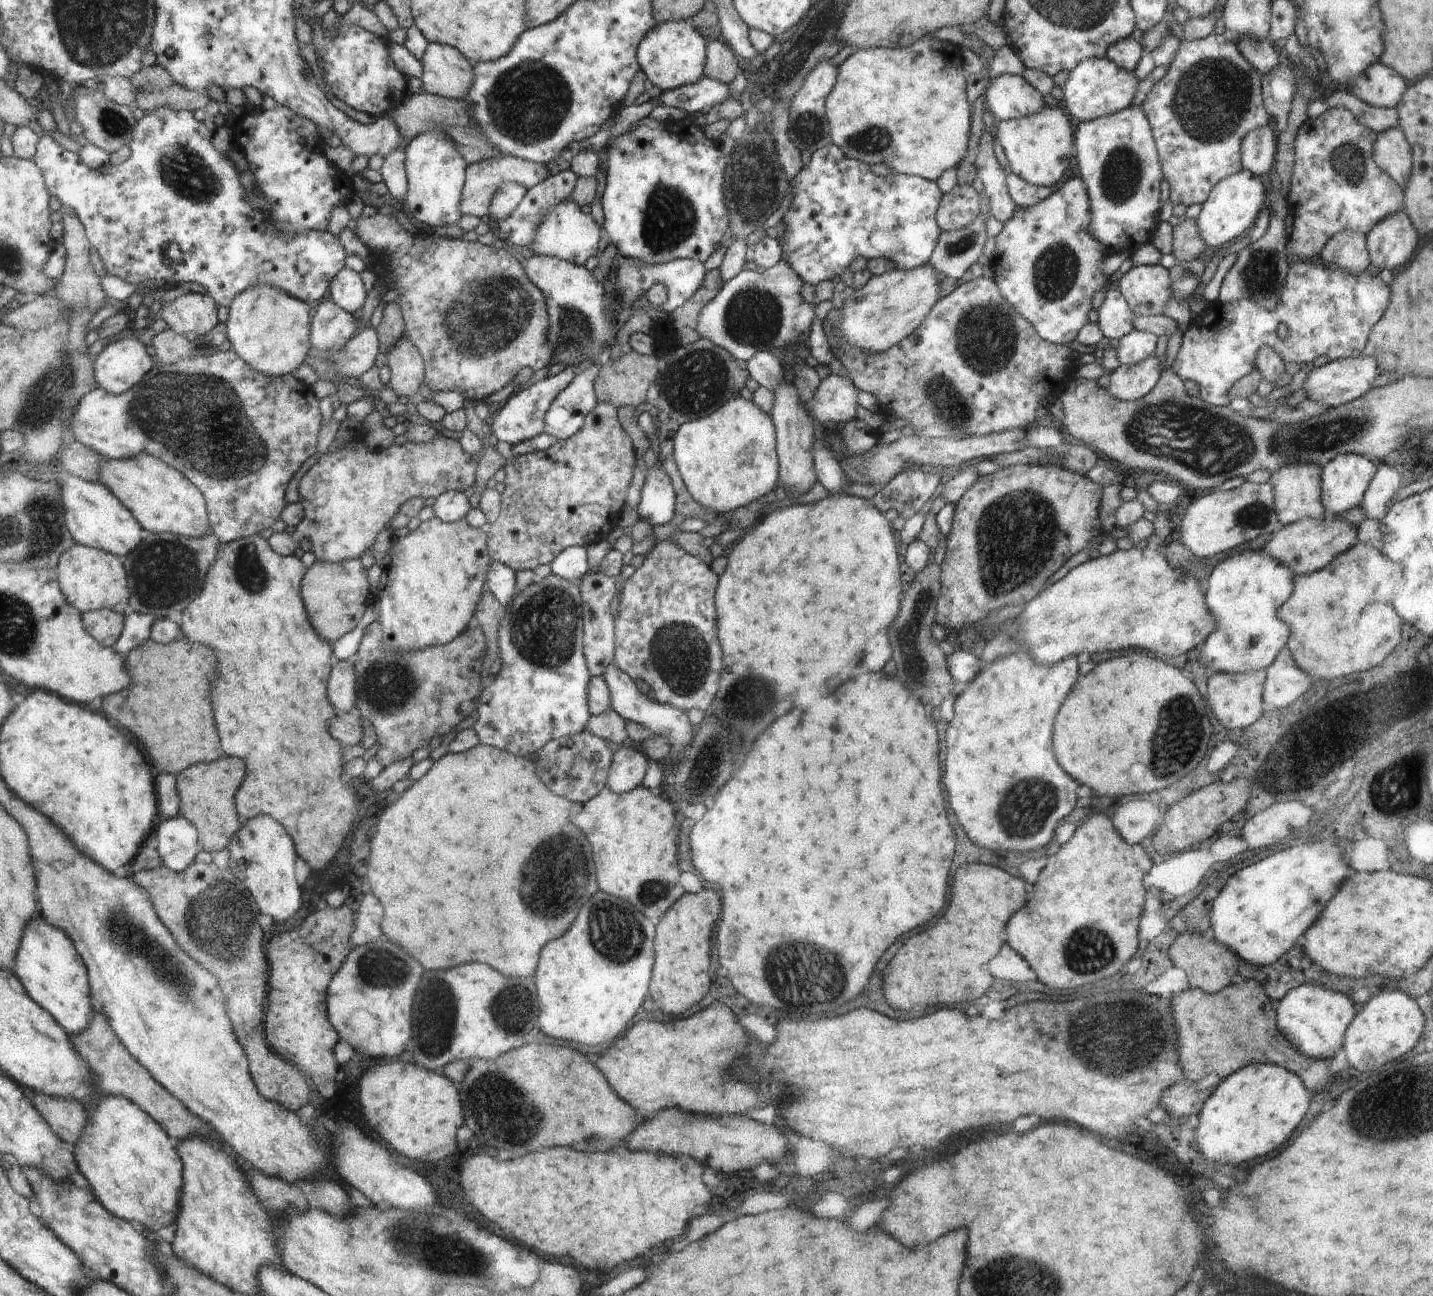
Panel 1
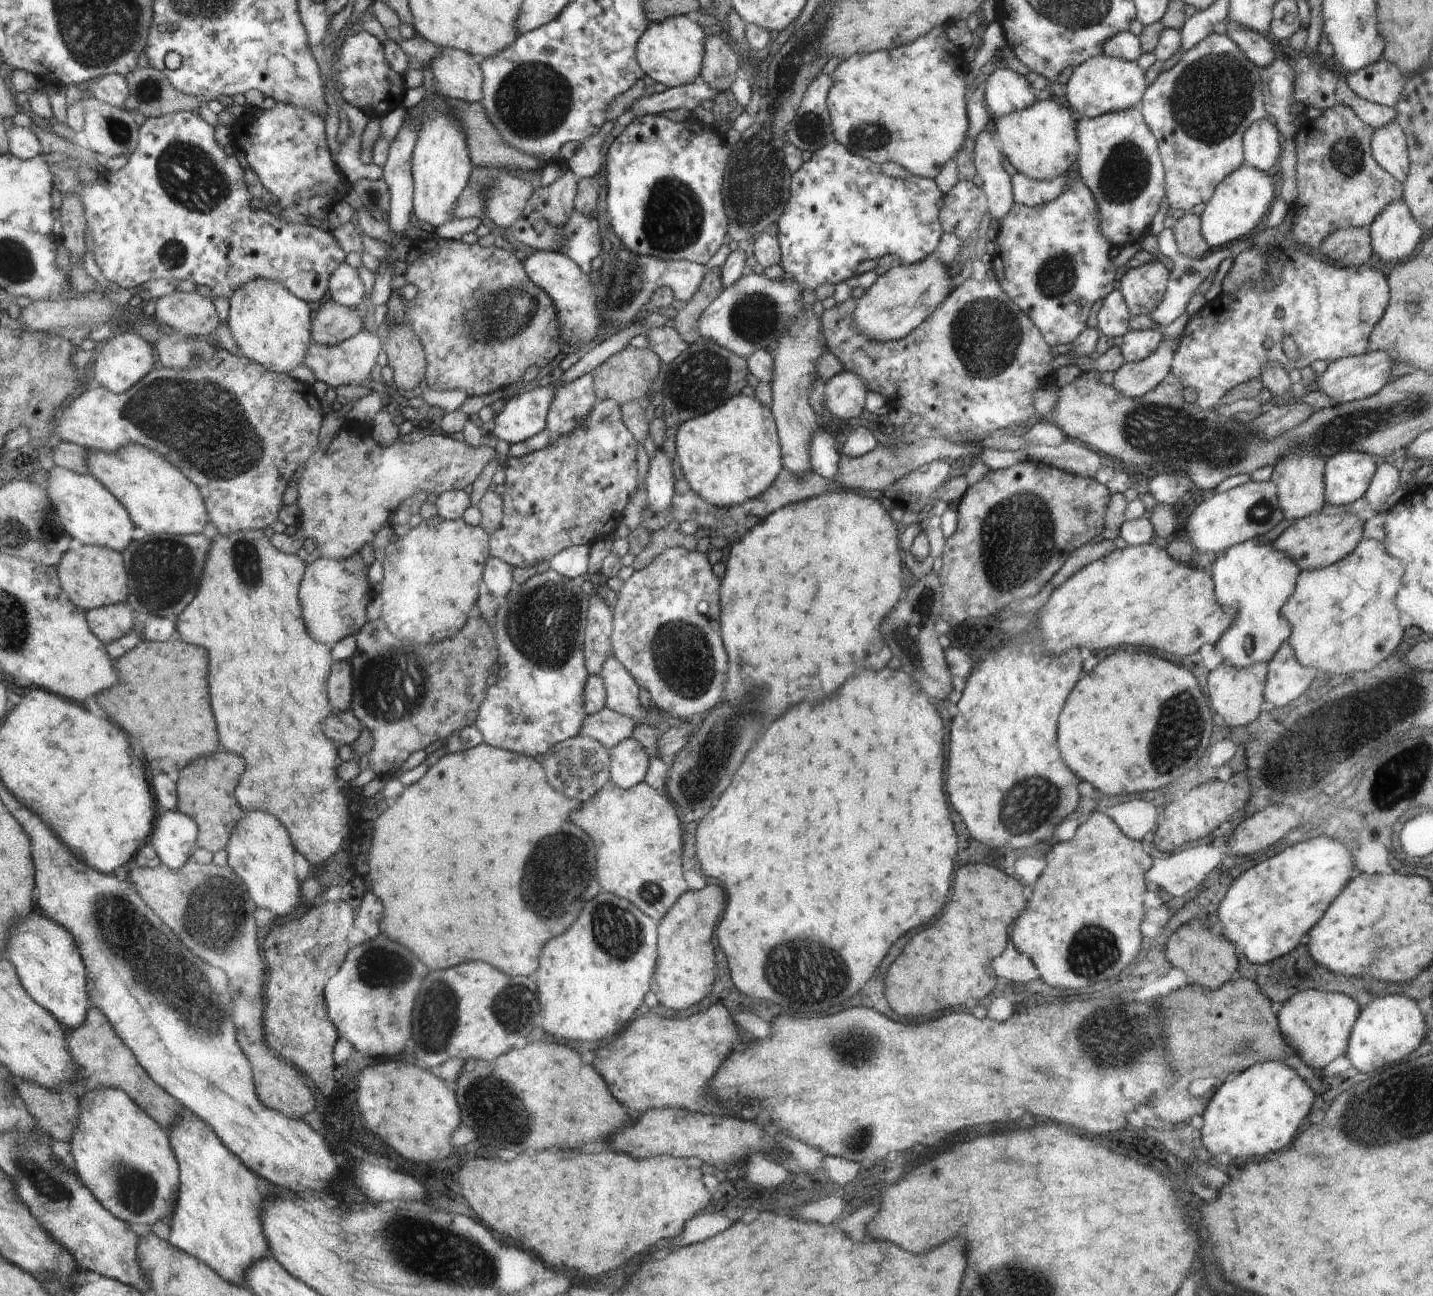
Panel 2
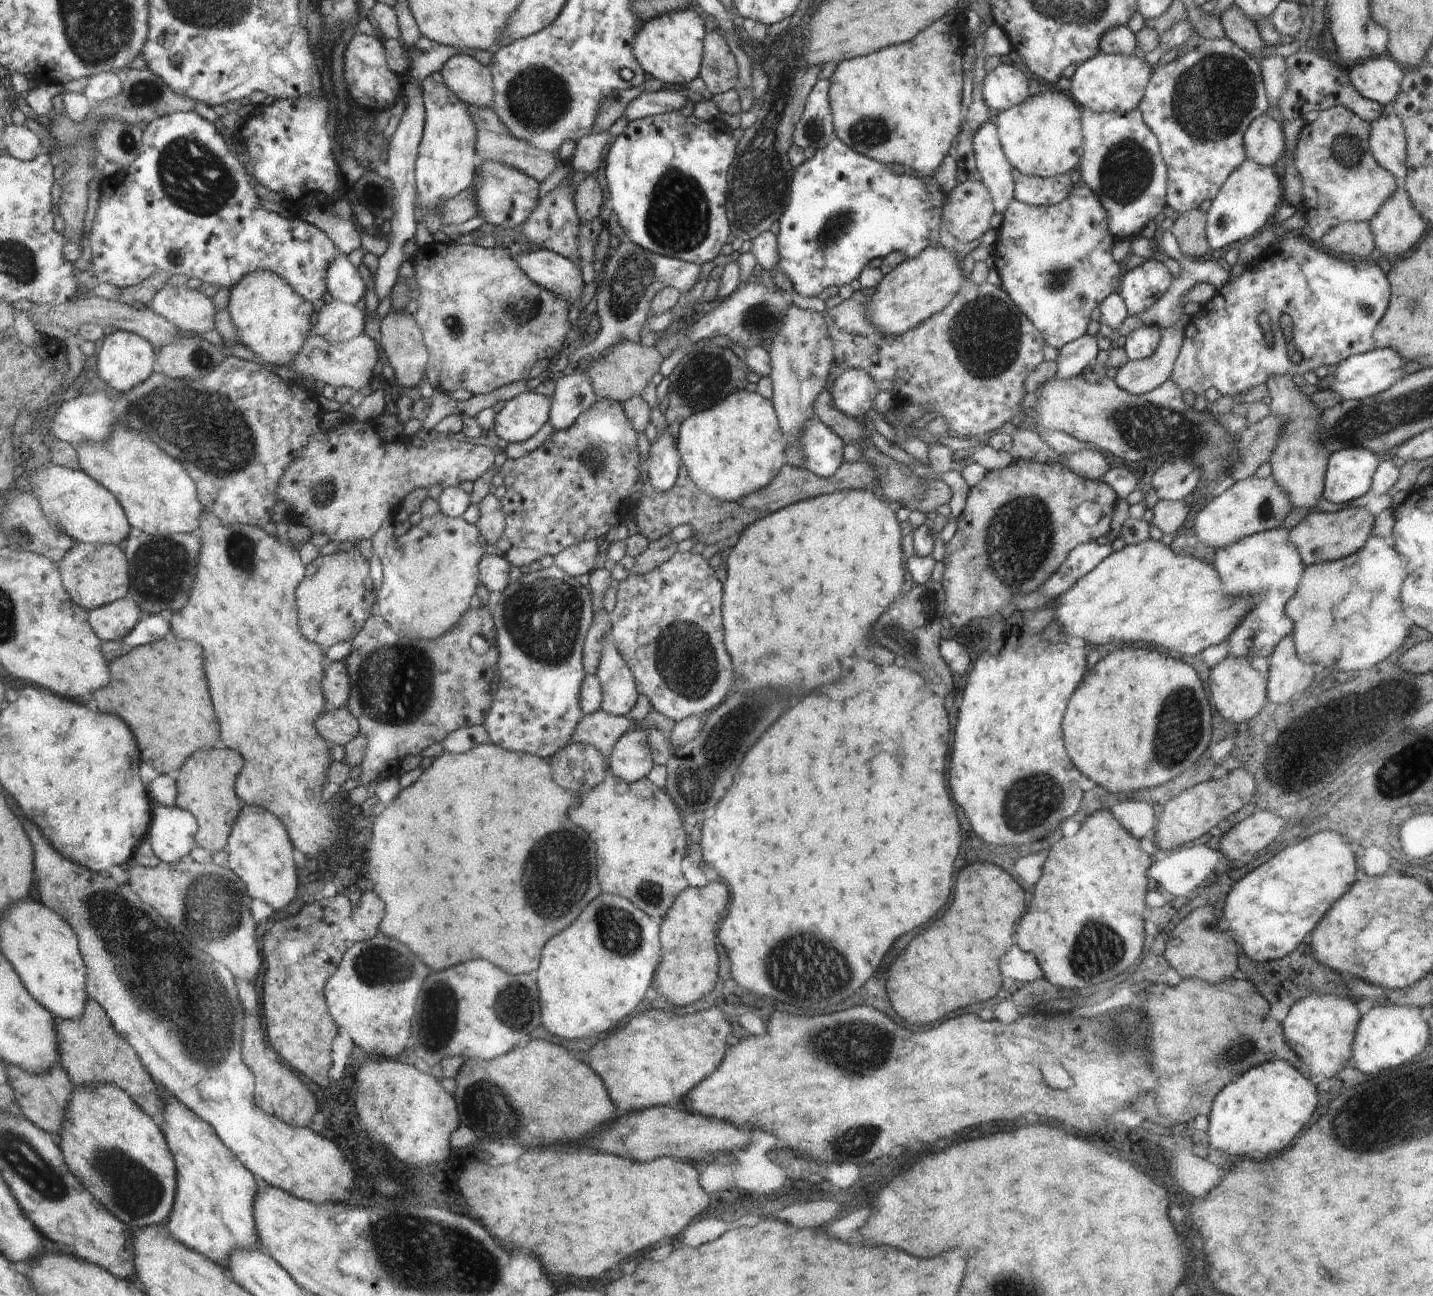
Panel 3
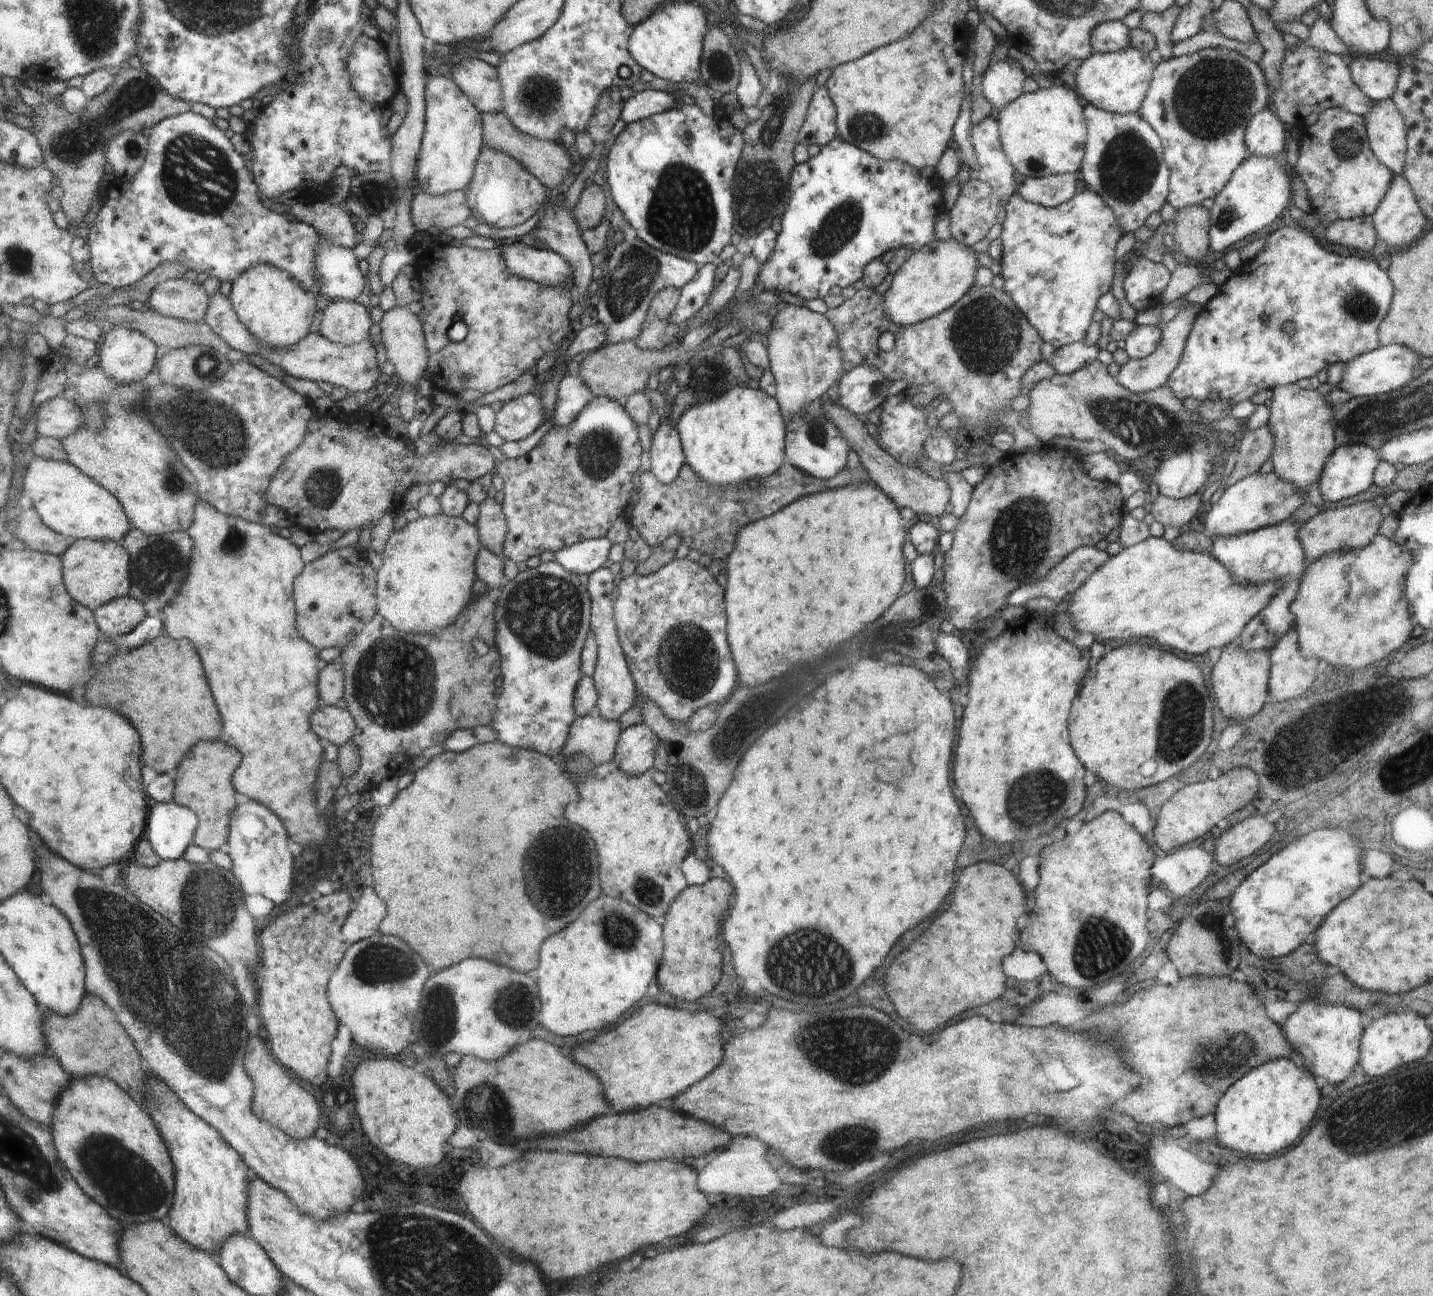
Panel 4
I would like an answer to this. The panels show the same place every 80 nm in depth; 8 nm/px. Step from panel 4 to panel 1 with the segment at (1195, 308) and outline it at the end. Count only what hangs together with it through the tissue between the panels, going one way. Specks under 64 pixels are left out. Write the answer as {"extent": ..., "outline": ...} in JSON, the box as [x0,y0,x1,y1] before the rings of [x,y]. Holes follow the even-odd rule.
{"extent":[1107,355,1166,401],"outline":[[[1156,355],[1134,364],[1134,366],[1121,364],[1111,372],[1107,391],[1121,401],[1142,398],[1156,386],[1164,369],[1166,366]]]}

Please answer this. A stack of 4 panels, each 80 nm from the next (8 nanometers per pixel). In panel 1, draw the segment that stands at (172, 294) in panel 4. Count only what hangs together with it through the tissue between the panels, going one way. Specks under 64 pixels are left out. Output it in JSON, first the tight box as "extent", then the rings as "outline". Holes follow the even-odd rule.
{"extent":[158,293,216,338],"outline":[[[193,293],[175,297],[158,305],[160,325],[179,335],[196,338],[208,334],[216,324],[216,304],[210,295]]]}

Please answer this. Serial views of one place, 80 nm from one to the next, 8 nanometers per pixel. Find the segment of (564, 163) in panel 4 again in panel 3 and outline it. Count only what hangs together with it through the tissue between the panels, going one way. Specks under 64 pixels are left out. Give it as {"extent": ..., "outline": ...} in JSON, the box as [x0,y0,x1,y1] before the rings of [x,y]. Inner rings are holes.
{"extent":[467,106,561,181],"outline":[[[467,106],[470,108],[470,114],[474,118],[475,125],[478,128],[478,161],[500,161],[514,168],[520,169],[523,173],[534,177],[537,181],[543,181],[548,178],[551,172],[554,172],[561,161],[557,159],[557,153],[549,153],[539,148],[533,147],[529,142],[518,140],[514,135],[509,133],[506,125],[498,118],[494,109],[486,107],[479,109],[478,107]]]}

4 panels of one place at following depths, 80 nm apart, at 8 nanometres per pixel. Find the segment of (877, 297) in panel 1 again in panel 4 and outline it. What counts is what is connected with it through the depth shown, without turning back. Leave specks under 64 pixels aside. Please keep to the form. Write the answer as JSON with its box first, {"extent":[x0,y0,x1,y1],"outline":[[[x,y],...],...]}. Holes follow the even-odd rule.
{"extent":[883,239,977,327],"outline":[[[956,239],[934,240],[912,253],[894,274],[890,288],[883,295],[885,315],[895,325],[908,327],[931,316],[940,315],[956,304],[974,285],[977,248],[960,244]]]}

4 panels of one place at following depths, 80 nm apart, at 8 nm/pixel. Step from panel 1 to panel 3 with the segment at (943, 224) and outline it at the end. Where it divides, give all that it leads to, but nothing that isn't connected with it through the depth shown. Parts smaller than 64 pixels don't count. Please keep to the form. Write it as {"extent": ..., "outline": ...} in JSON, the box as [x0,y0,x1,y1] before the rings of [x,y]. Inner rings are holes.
{"extent":[941,179,995,244],"outline":[[[970,179],[957,183],[951,191],[952,198],[950,198],[950,202],[945,203],[941,216],[945,228],[962,244],[977,241],[990,228],[990,217],[995,212],[987,186],[982,181]]]}

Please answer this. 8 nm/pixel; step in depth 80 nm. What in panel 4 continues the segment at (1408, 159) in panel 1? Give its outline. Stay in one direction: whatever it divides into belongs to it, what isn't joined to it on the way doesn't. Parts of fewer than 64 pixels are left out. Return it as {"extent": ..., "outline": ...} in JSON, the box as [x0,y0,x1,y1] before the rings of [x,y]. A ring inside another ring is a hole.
{"extent":[1364,99,1407,175],"outline":[[[1384,99],[1364,116],[1372,152],[1395,175],[1402,175],[1407,147],[1407,128],[1394,101]]]}

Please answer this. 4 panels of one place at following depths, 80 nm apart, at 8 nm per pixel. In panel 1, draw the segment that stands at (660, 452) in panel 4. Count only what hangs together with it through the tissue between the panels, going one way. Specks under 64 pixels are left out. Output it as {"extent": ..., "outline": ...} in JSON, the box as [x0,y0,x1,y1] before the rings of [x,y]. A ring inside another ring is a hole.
{"extent":[637,460,674,526],"outline":[[[662,460],[656,463],[652,468],[649,468],[645,483],[641,488],[641,500],[637,505],[637,512],[640,519],[647,520],[650,526],[656,525],[669,526],[670,520],[674,516],[674,488],[669,474],[662,466]]]}

